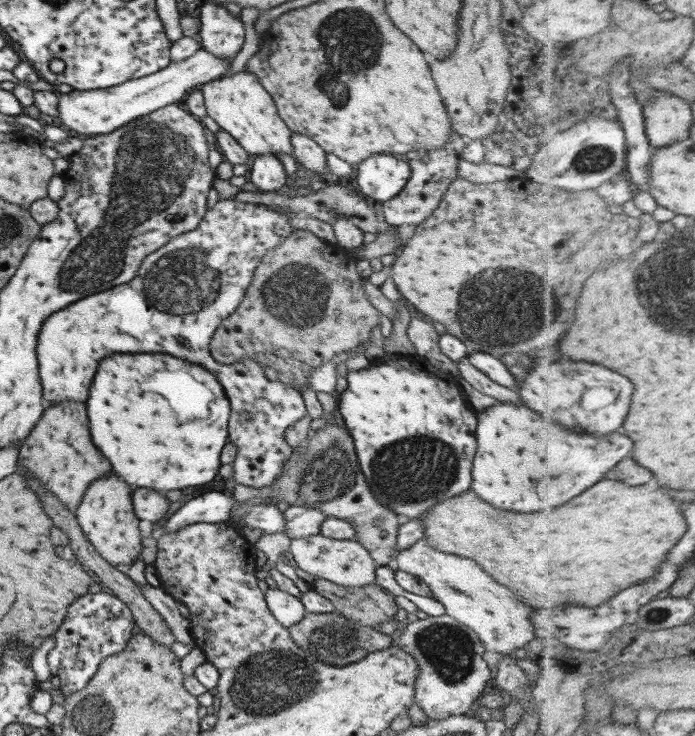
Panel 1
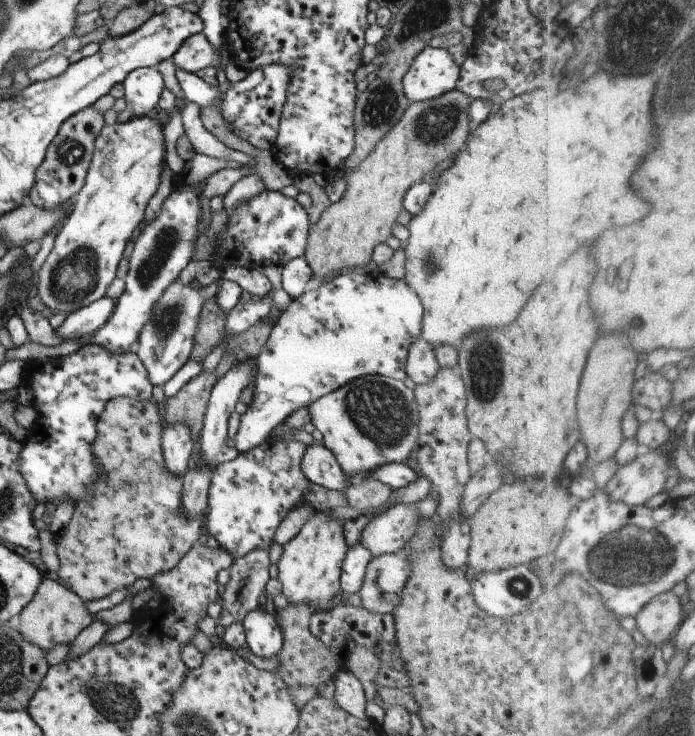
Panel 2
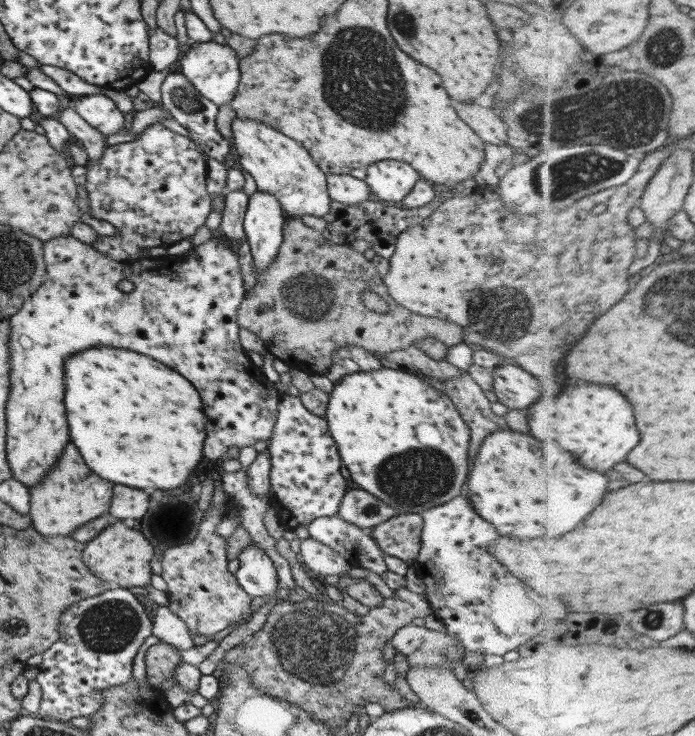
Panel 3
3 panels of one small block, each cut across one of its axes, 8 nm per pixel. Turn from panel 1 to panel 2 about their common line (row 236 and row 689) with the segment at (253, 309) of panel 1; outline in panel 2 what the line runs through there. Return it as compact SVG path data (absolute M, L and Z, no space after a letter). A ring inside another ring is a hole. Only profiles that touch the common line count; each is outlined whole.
M297 603L286 605L277 611L279 614L278 626L282 632L282 647L276 654L279 664L272 673L285 683L290 692L290 699L294 701L294 705L299 711L306 702L318 696L317 686L321 682L333 679L337 671L344 670L344 662L332 645L311 634L308 627L311 610L315 612L316 608Z

